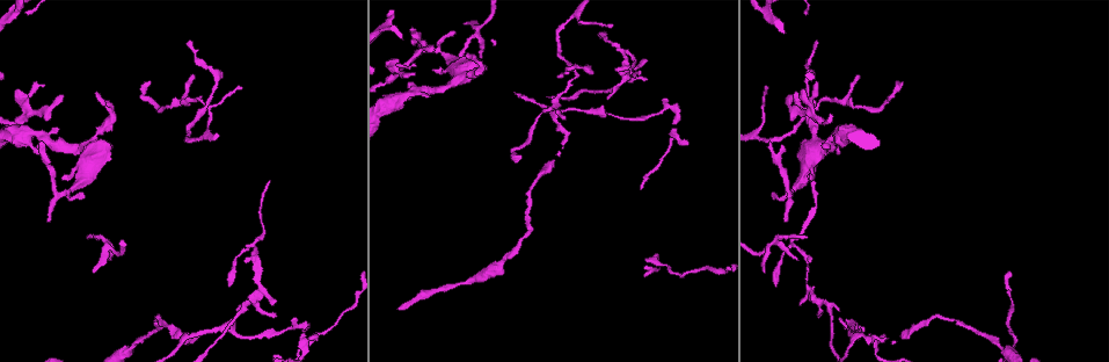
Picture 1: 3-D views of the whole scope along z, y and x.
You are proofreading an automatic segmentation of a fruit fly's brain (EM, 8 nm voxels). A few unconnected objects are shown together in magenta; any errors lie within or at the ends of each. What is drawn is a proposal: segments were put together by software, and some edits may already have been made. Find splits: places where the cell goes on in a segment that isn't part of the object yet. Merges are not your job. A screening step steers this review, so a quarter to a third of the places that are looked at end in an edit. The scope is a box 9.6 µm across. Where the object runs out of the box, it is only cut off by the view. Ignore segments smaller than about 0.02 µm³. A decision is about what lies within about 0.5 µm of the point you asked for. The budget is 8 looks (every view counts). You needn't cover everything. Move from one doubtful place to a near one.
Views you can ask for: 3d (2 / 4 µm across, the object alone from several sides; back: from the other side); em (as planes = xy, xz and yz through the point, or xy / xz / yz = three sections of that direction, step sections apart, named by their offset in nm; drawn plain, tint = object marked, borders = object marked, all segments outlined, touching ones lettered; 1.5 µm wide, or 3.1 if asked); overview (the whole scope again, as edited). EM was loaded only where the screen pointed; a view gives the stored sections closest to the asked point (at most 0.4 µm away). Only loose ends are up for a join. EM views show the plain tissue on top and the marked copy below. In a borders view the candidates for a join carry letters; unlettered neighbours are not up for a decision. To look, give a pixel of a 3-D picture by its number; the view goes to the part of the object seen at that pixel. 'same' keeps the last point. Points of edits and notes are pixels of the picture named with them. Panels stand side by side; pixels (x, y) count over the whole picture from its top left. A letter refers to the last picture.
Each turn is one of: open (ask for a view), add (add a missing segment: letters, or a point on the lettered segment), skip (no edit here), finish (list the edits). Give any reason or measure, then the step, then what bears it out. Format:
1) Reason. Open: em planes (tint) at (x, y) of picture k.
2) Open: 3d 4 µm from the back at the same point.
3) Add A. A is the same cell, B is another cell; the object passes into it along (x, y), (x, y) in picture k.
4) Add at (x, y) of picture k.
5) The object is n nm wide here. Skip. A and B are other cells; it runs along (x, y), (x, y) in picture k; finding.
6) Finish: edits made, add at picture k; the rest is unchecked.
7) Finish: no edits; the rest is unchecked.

Tapers out. Open: em planes (borders) at (646, 60) of picture 1.

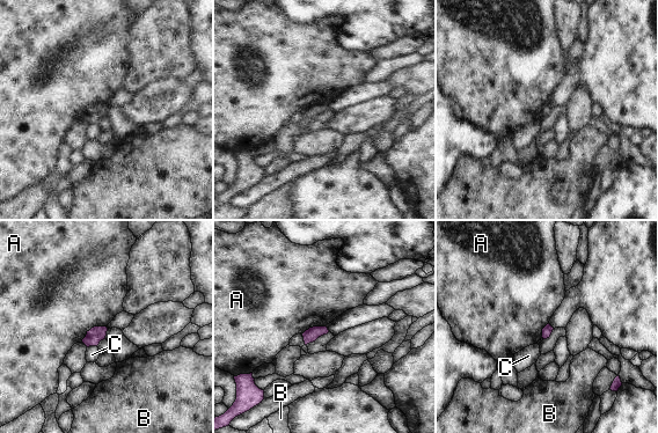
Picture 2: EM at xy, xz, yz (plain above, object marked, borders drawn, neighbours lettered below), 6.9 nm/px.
The longest contact is with A, 200 nm. Skip. A, B and C are other cells; a border runs along (105, 325), (94, 325), (81, 342) in picture 2; no lettered segment goes on from it.

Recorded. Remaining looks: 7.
Thin end. Open: 3d 4 µm from the back at (783, 222) of picture 1.

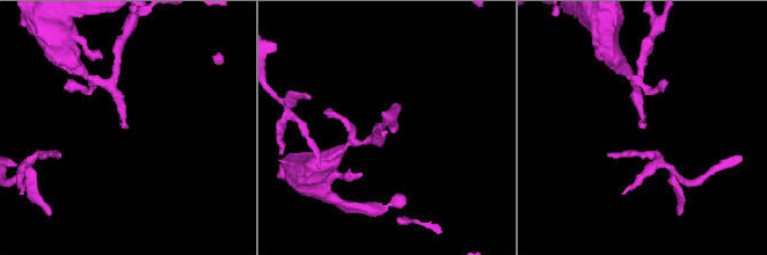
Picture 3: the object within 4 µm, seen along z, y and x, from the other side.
Shape alone is not enough. Open: em planes (borders) at (385, 131) of picture 3.

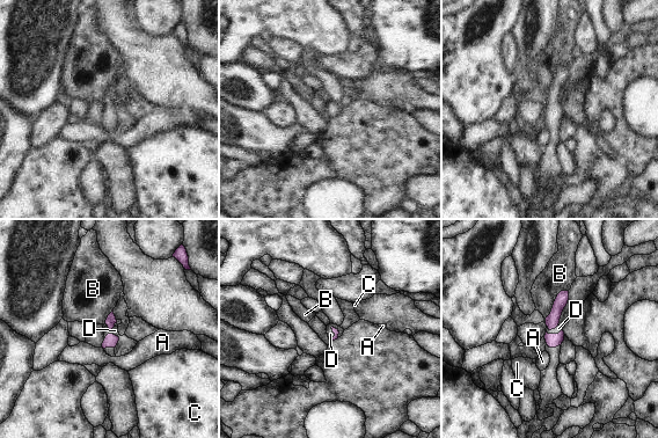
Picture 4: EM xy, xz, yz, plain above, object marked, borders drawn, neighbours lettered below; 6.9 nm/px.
Add D. D is the same cell, A, B and C are other cells; the object passes into it along (553, 340), (554, 334), (557, 329) in picture 4; the cell continues.

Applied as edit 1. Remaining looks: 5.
Open: overview.

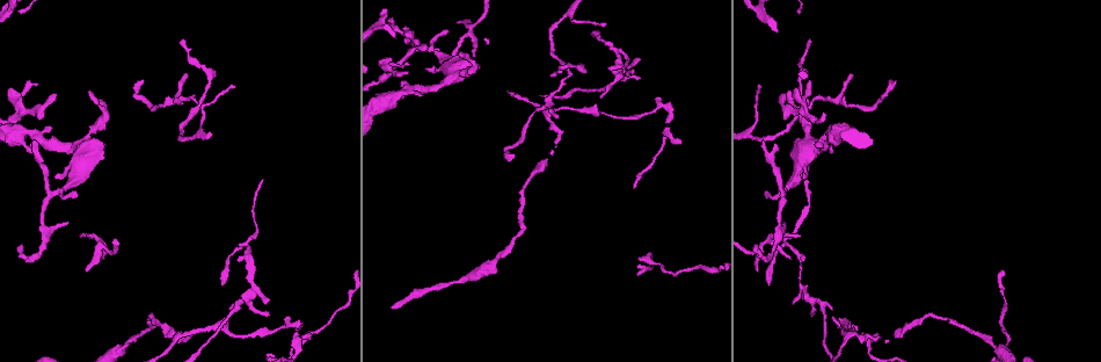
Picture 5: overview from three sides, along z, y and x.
An open end. Open: 3d 2 µm at (90, 93) of picture 5.

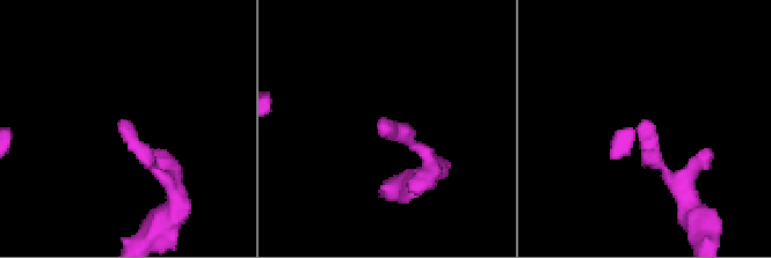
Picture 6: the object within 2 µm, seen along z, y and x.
Need the tissue. Open: em xy step 4 (borders) at (118, 123) of picture 6.

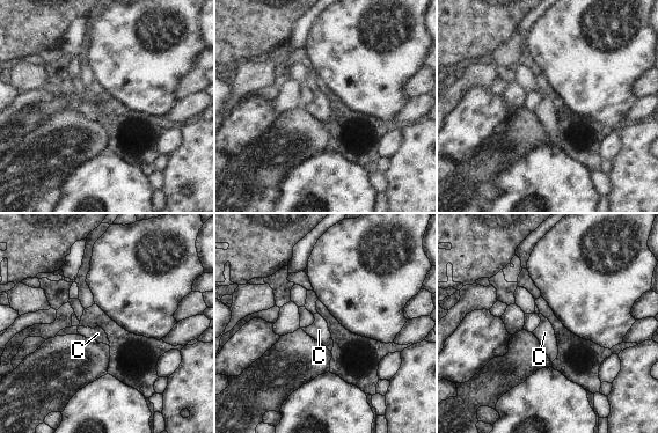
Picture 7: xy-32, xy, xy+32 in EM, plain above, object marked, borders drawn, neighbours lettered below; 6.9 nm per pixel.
Open: em planes (borders) at the same point.

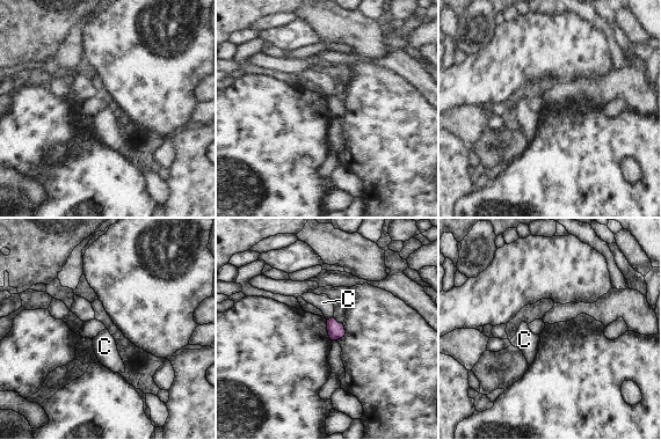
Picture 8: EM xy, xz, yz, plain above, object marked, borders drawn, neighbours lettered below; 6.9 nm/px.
Skip. C is another cell; a border runs along (333, 316), (327, 320) in picture 8; no lettered segment goes on from it.

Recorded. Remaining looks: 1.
Finish: edits made, add at picture 4; the rest is unchecked.

